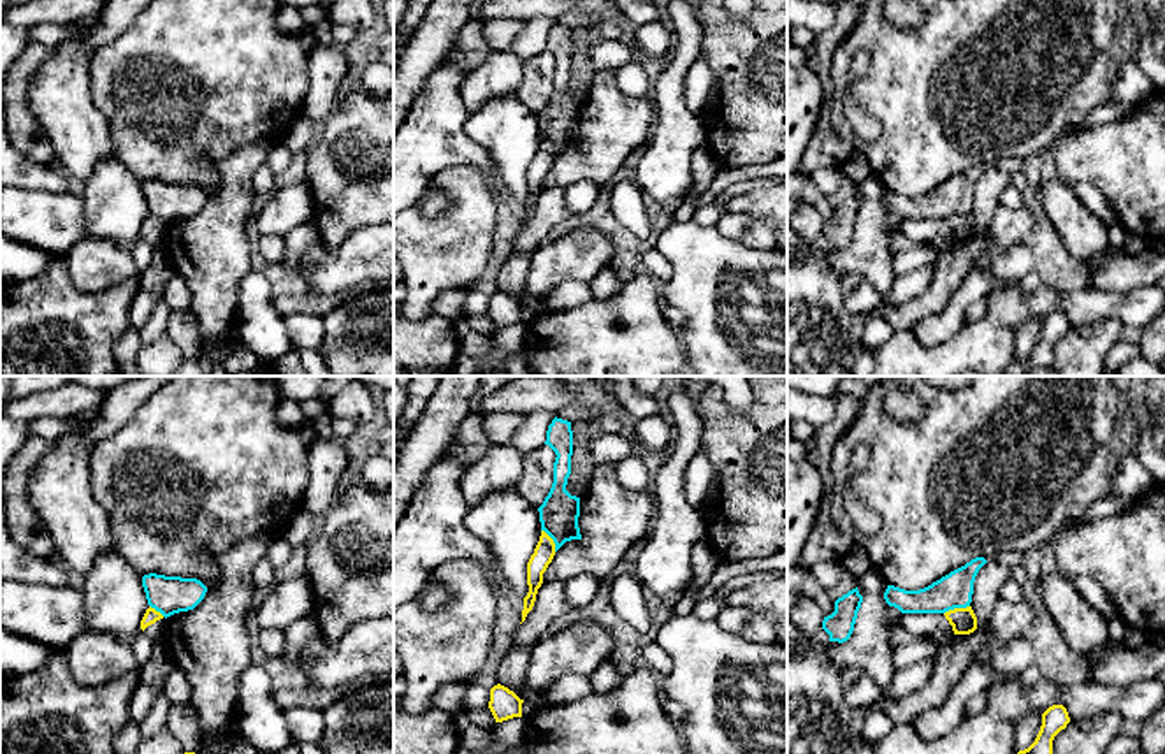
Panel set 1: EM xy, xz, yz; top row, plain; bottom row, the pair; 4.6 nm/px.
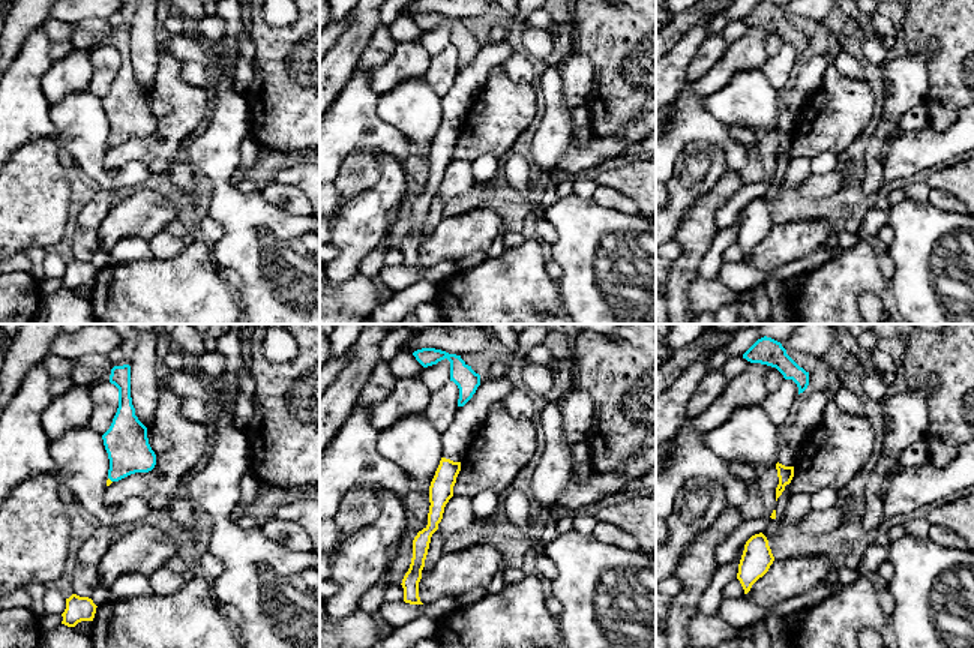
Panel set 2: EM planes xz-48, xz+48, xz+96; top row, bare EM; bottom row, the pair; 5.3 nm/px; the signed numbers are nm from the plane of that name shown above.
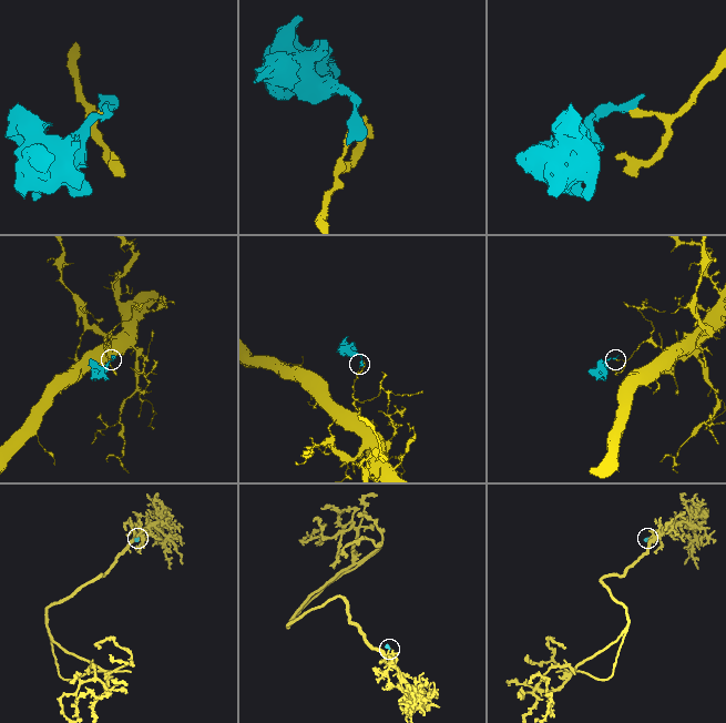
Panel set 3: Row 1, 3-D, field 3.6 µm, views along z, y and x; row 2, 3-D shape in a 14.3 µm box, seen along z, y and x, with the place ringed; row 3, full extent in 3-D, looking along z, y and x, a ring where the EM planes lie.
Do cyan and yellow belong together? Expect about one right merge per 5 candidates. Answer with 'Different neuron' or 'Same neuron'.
Different neuron

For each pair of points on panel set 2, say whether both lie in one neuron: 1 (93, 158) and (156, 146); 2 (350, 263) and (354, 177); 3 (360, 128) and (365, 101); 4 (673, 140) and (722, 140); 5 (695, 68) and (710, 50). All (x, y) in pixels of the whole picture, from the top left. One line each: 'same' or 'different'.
1: different
2: different
3: same
4: same
5: same

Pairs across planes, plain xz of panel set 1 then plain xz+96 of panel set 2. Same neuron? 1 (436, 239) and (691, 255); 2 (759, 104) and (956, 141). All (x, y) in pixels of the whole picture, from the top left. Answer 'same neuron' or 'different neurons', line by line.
1: same neuron
2: different neurons

